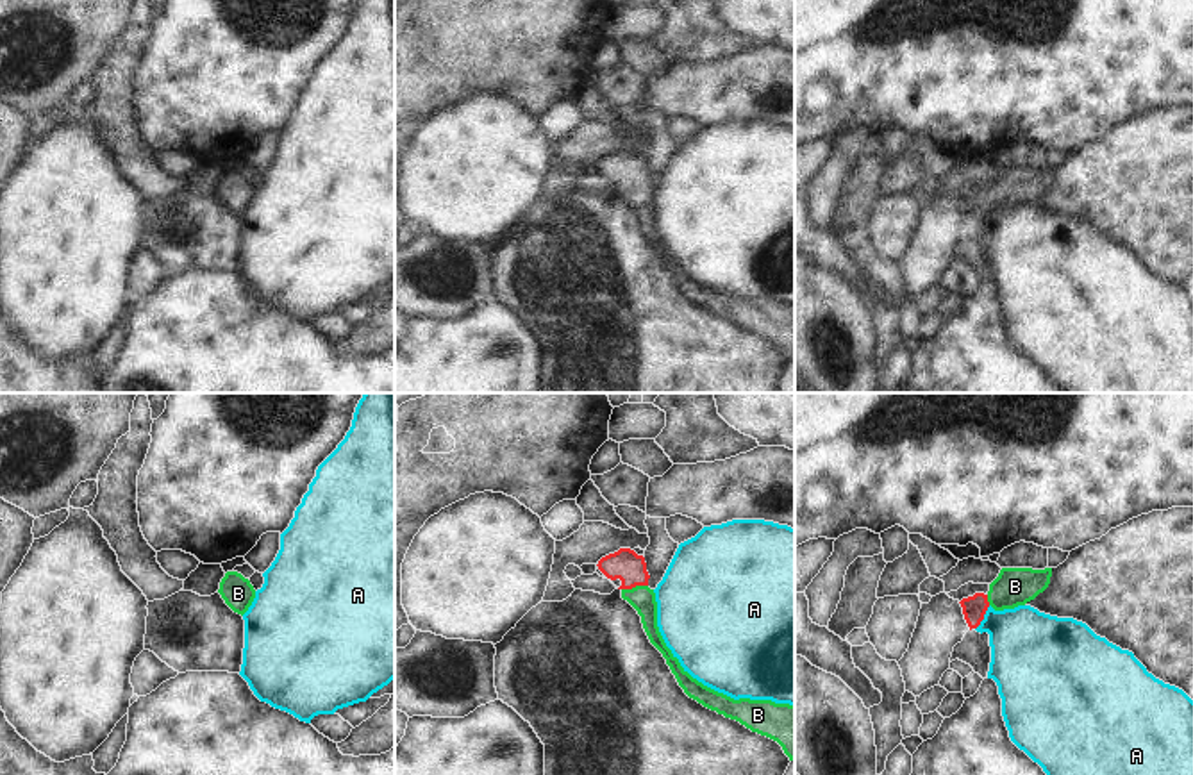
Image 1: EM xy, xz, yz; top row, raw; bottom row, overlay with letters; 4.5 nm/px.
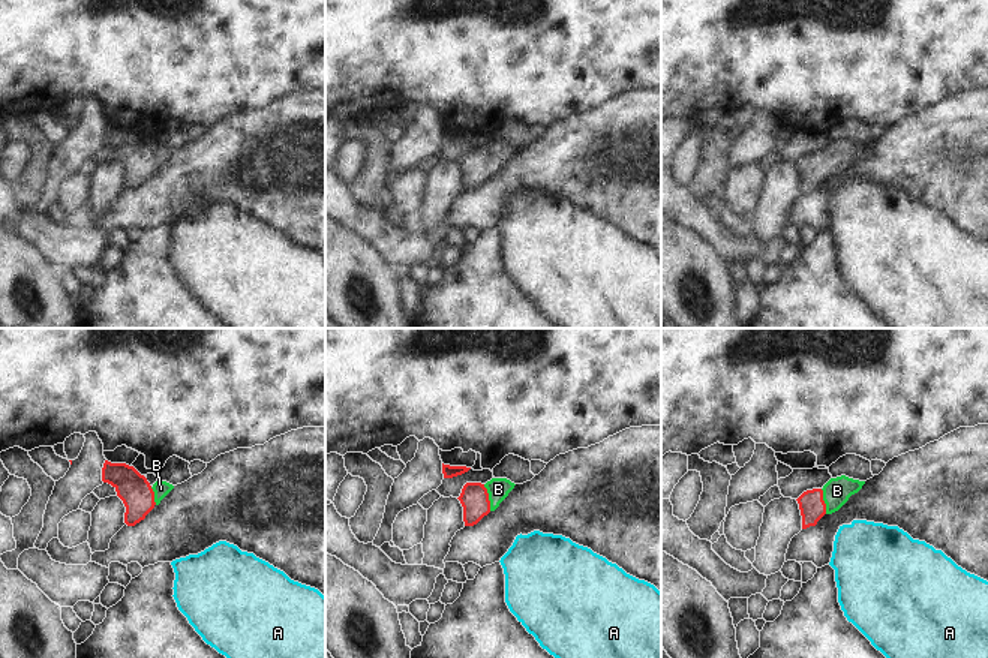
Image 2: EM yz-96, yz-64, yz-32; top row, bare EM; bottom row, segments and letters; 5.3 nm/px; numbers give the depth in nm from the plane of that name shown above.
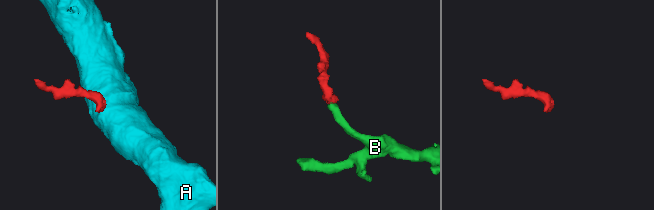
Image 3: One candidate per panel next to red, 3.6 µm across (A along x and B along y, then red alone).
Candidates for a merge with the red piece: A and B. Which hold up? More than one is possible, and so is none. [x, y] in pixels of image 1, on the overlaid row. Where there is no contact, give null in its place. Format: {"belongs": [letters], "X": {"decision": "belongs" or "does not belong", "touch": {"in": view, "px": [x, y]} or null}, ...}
{"belongs": ["B"], "A": {"decision": "does not belong", "touch": {"in": "yz", "px": [983, 618]}}, "B": {"decision": "belongs", "touch": {"in": "xz", "px": [634, 586]}}}

